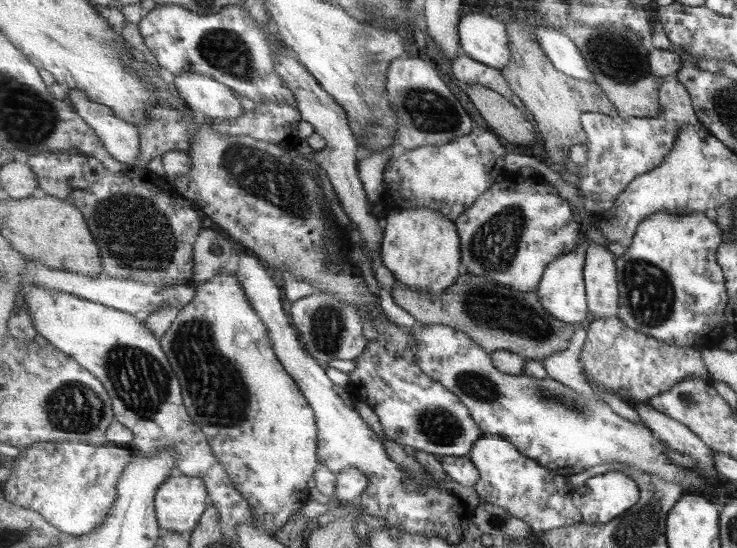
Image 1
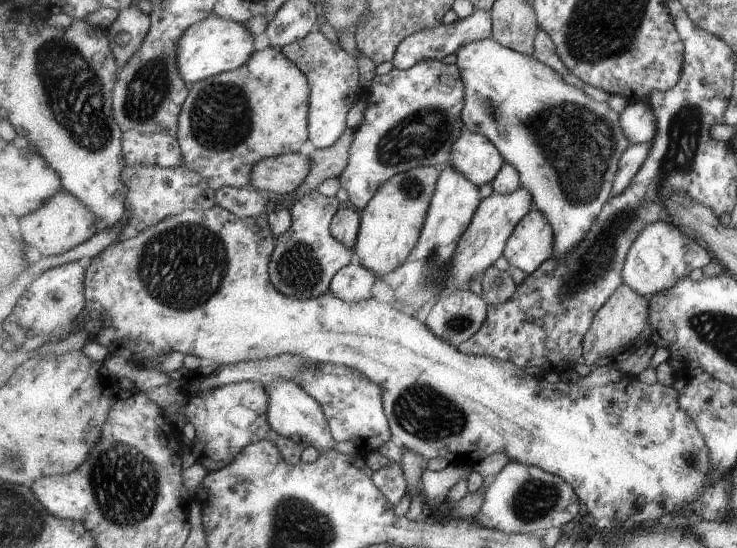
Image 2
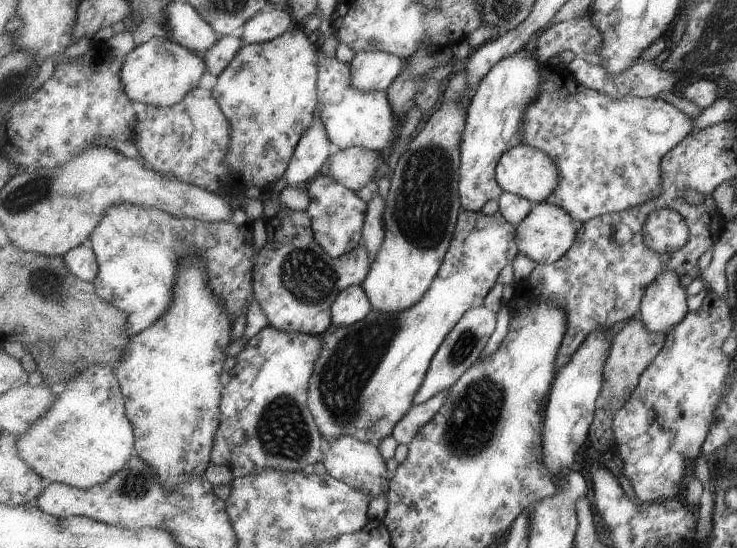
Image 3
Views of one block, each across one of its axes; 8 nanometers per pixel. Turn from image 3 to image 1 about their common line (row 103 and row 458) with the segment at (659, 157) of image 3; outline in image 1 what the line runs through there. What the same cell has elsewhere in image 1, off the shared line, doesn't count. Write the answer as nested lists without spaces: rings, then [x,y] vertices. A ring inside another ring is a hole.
[[[416,323],[409,330],[412,340],[417,344],[413,349],[415,363],[421,367],[423,372],[428,373],[435,380],[441,381],[445,388],[460,396],[472,413],[472,417],[485,433],[503,436],[512,441],[522,453],[533,458],[539,464],[545,465],[546,468],[559,473],[560,476],[569,477],[581,474],[593,466],[599,466],[599,464],[617,462],[627,463],[634,468],[638,467],[642,472],[659,476],[665,481],[683,483],[685,488],[694,486],[709,490],[711,482],[701,477],[699,472],[671,462],[671,458],[668,458],[666,454],[666,447],[669,446],[653,432],[653,429],[645,426],[643,422],[627,420],[625,416],[617,414],[605,400],[603,402],[591,400],[591,398],[575,392],[571,386],[563,384],[549,375],[547,378],[537,378],[527,373],[515,376],[515,374],[501,372],[501,369],[493,364],[491,353],[488,353],[471,337],[445,324],[427,326]]]

